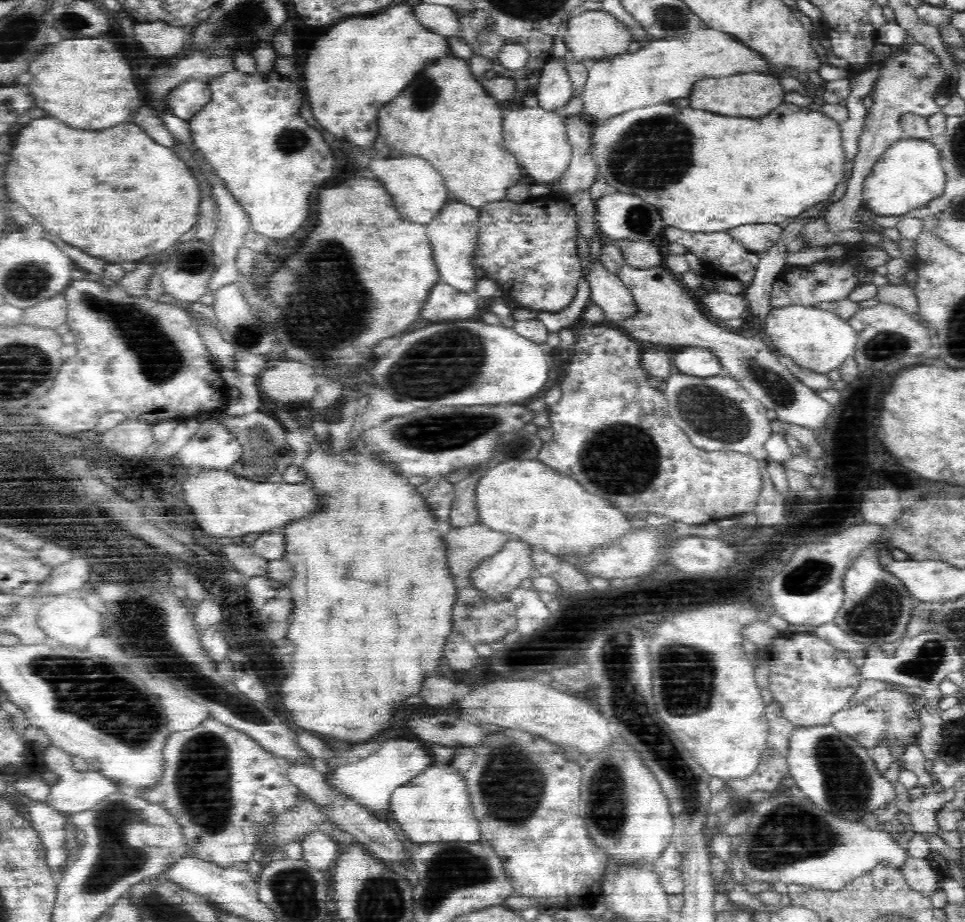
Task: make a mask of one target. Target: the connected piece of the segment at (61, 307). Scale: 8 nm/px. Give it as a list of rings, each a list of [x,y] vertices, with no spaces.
[[[63,293],[44,298],[42,303],[26,309],[24,323],[36,326],[52,326],[55,329],[66,323],[68,312],[67,298]]]

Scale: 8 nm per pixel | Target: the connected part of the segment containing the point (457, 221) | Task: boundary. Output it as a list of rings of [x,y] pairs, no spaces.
[[[453,200],[443,208],[442,214],[426,225],[433,259],[439,268],[442,280],[467,293],[475,292],[479,284],[478,274],[476,274],[480,241],[479,218],[479,209]]]

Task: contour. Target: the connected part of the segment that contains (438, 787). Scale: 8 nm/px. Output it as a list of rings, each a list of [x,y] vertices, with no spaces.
[[[445,764],[428,765],[406,784],[395,788],[390,798],[390,815],[415,847],[452,841],[467,843],[480,839],[479,820],[469,807],[464,783],[460,775]]]

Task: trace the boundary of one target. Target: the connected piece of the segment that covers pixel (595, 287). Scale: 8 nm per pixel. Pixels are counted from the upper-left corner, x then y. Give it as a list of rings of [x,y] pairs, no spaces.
[[[592,251],[588,254],[586,280],[590,286],[590,303],[602,308],[605,319],[616,322],[618,318],[630,317],[636,310],[622,279],[608,270],[599,257],[592,257]]]

